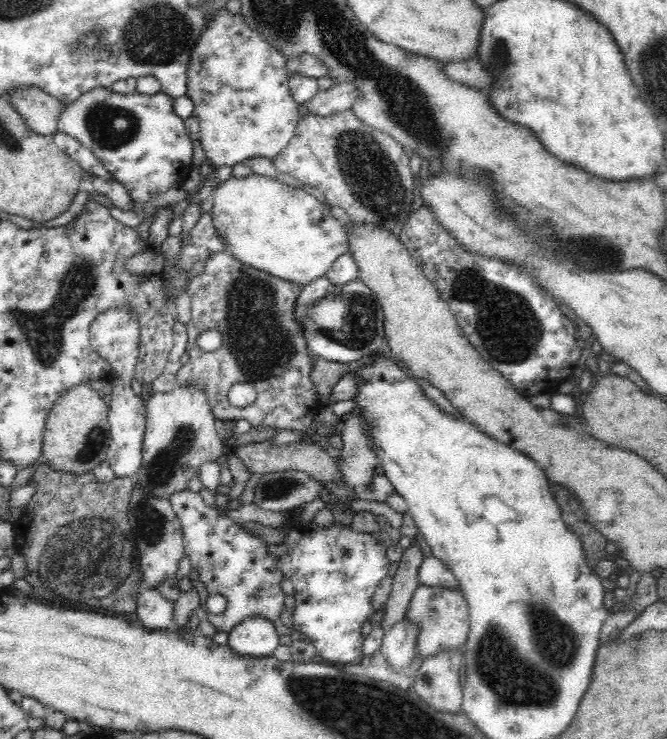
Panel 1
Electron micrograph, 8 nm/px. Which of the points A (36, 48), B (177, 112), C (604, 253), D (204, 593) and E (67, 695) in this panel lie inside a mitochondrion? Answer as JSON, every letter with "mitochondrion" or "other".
{"A":"other","B":"other","C":"mitochondrion","D":"other","E":"other"}

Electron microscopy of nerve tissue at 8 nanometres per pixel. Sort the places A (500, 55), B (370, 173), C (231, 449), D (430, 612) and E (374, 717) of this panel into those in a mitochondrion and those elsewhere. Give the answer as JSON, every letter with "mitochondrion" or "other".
{"A":"mitochondrion","B":"mitochondrion","C":"other","D":"mitochondrion","E":"mitochondrion"}

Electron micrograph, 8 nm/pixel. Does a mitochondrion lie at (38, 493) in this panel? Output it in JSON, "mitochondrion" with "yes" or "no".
{"mitochondrion":"no"}

